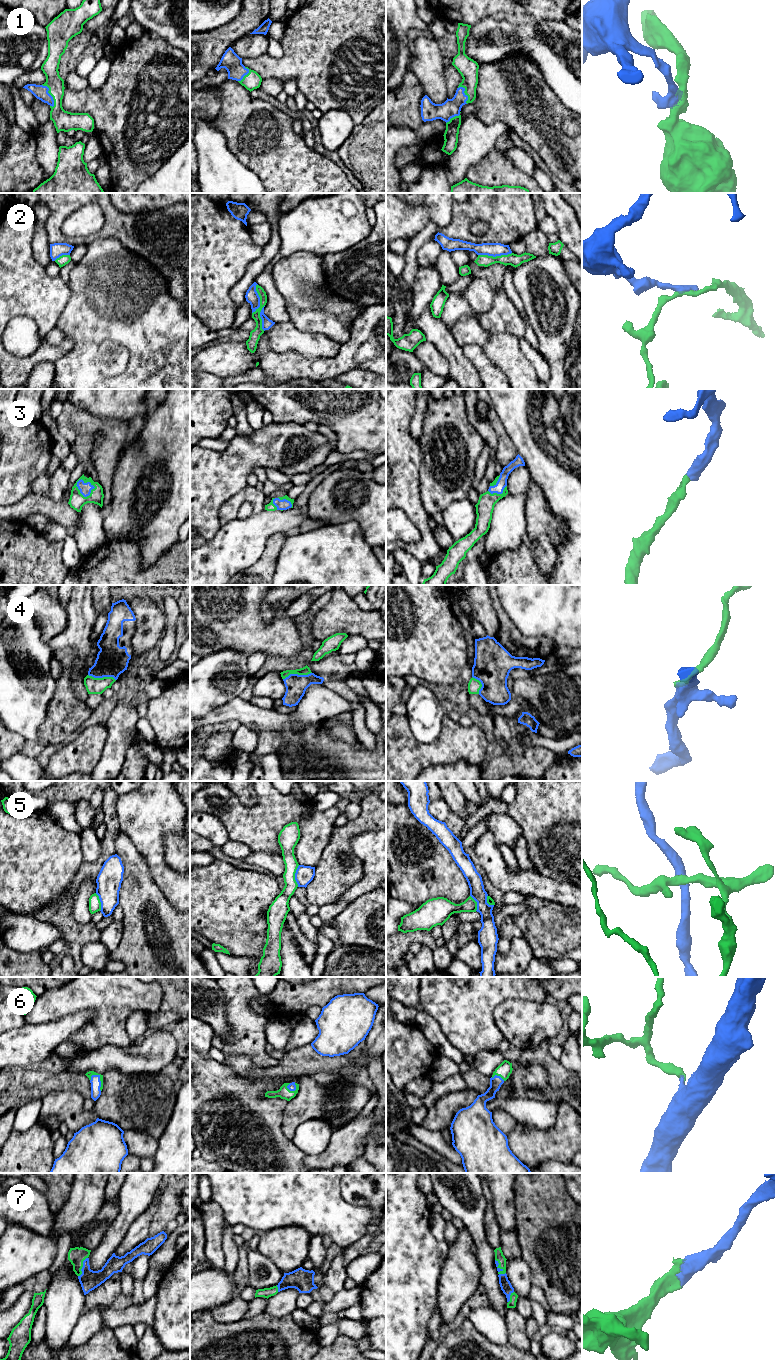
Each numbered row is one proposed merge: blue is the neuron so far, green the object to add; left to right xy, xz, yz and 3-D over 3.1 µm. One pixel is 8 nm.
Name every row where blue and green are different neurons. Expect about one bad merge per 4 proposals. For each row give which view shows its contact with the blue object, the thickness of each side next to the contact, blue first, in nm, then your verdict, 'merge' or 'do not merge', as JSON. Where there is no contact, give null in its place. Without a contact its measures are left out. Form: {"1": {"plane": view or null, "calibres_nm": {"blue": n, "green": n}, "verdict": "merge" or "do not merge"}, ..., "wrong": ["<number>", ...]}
{"1": {"plane": "xy", "calibres_nm": {"blue": 110, "green": 160}, "verdict": "merge"}, "2": {"plane": "yz", "calibres_nm": {"blue": 110, "green": 100}, "verdict": "do not merge"}, "3": {"plane": "xy", "calibres_nm": {"blue": 100, "green": 120}, "verdict": "merge"}, "4": {"plane": "xz", "calibres_nm": {"blue": 170, "green": 70}, "verdict": "merge"}, "5": {"plane": "xz", "calibres_nm": {"blue": 150, "green": 120}, "verdict": "do not merge"}, "6": {"plane": "xy", "calibres_nm": {"blue": 80, "green": 50}, "verdict": "merge"}, "7": {"plane": "xy", "calibres_nm": {"blue": 160, "green": 140}, "verdict": "merge"}, "wrong": ["2", "5"]}

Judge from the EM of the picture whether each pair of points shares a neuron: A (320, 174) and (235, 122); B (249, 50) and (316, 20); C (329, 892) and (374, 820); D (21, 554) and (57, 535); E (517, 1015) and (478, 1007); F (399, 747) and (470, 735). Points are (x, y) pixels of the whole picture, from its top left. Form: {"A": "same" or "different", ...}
{"A": "same", "B": "different", "C": "same", "D": "different", "E": "different", "F": "same"}

